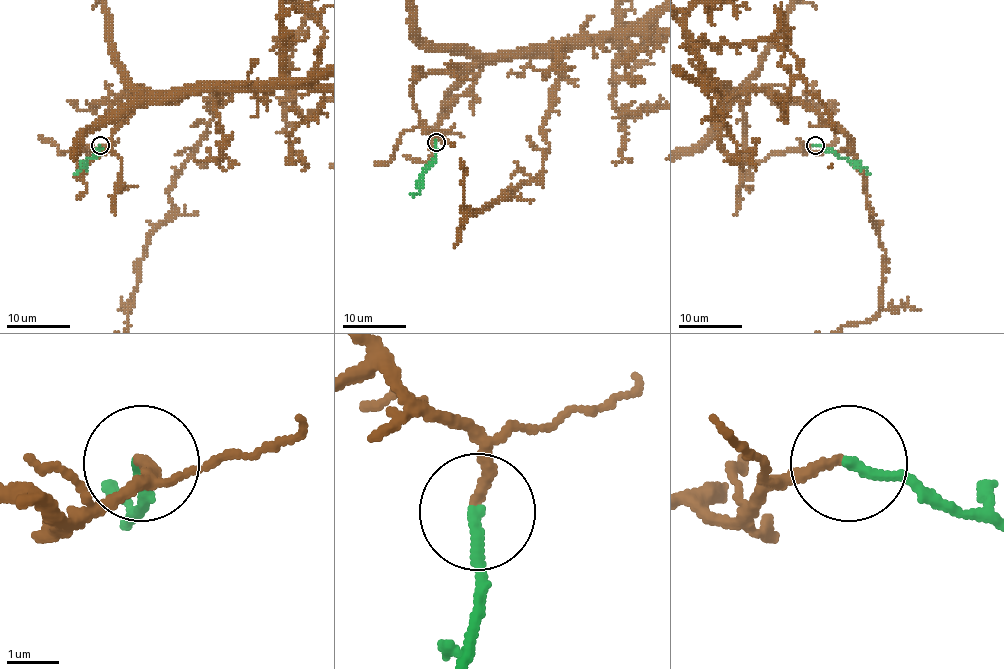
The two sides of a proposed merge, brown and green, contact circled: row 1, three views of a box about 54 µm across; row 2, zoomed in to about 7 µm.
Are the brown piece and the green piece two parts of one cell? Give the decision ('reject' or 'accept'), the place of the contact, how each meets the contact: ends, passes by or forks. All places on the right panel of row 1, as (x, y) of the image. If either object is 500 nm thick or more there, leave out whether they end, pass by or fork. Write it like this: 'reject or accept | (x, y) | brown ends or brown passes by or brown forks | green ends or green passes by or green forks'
accept | (815, 145) | brown ends | green ends

